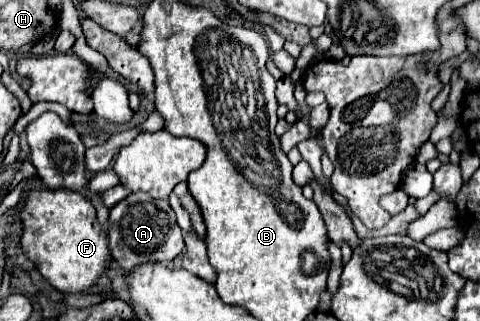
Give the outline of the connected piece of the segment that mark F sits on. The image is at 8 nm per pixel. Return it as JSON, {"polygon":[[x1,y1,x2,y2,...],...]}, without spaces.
{"polygon":[[31,191,21,219,25,227,21,247,55,289,63,293,83,293,111,267,107,229,99,225,95,207,83,195,71,191]]}

